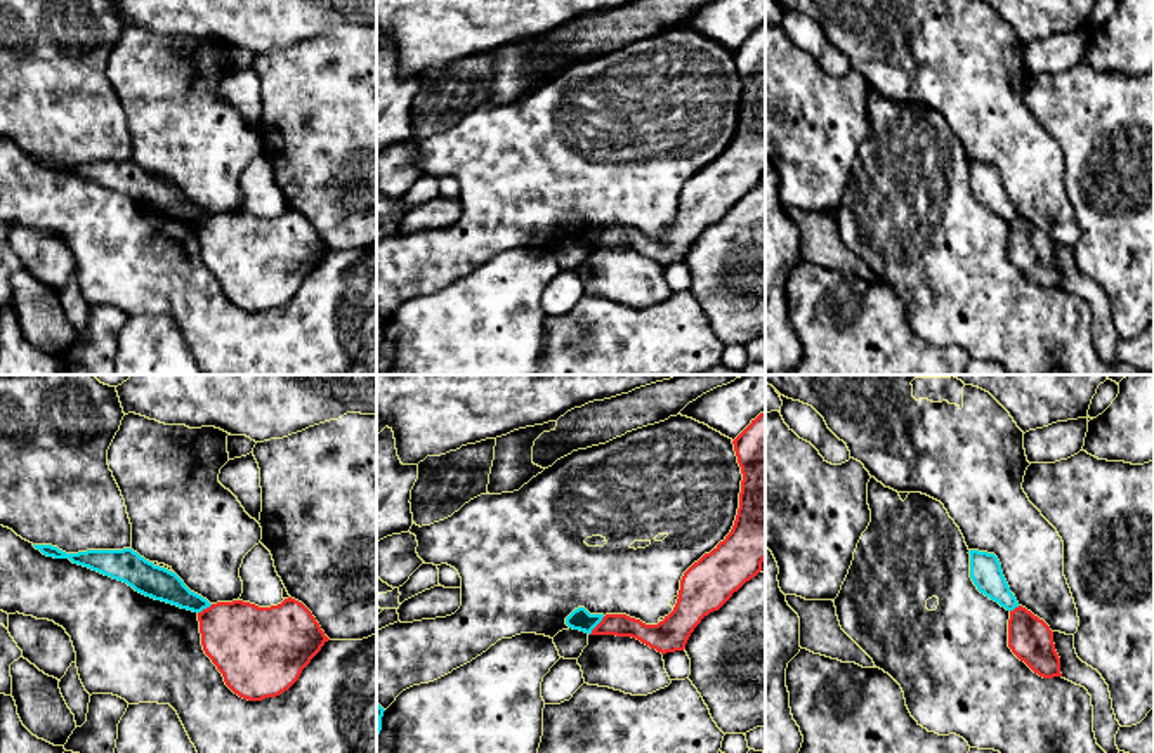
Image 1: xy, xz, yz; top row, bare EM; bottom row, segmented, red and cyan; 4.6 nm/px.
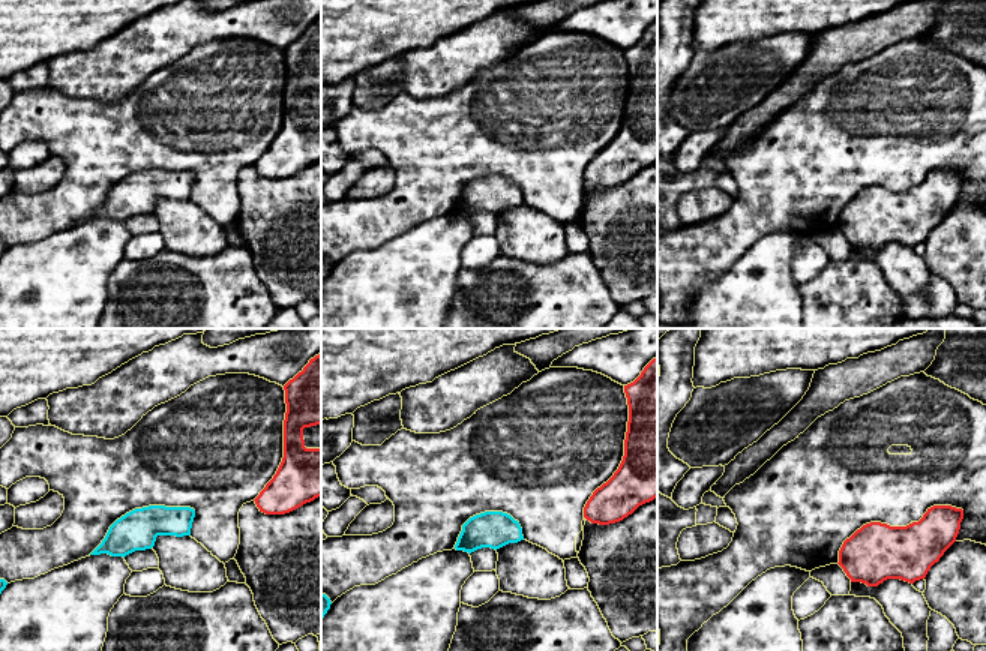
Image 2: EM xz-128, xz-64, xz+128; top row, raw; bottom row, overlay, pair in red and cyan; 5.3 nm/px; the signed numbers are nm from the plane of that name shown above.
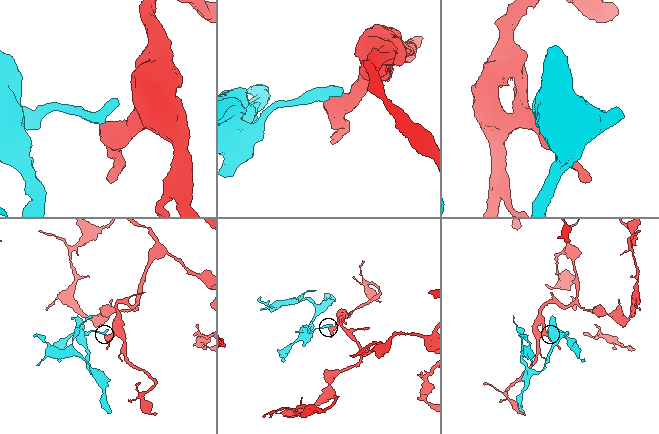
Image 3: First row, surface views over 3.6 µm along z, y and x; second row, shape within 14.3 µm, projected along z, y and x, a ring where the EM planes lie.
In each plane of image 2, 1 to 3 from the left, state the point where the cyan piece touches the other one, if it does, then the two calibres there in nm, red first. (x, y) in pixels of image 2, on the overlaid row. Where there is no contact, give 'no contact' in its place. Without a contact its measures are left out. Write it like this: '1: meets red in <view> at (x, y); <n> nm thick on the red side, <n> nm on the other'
1: no contact
2: no contact
3: no contact

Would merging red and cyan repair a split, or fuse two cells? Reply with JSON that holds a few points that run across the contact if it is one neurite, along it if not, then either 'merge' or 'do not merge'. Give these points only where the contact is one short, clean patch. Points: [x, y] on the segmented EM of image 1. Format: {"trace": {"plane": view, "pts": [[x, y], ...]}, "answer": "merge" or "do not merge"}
{"trace": {"plane": "xz", "pts": [[604, 616], [589, 634]]}, "answer": "do not merge"}

